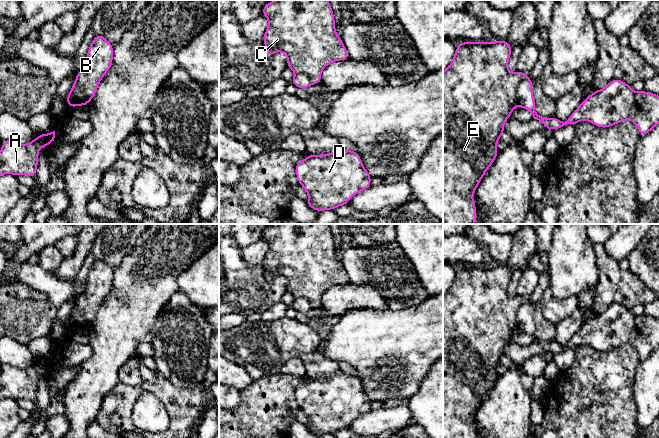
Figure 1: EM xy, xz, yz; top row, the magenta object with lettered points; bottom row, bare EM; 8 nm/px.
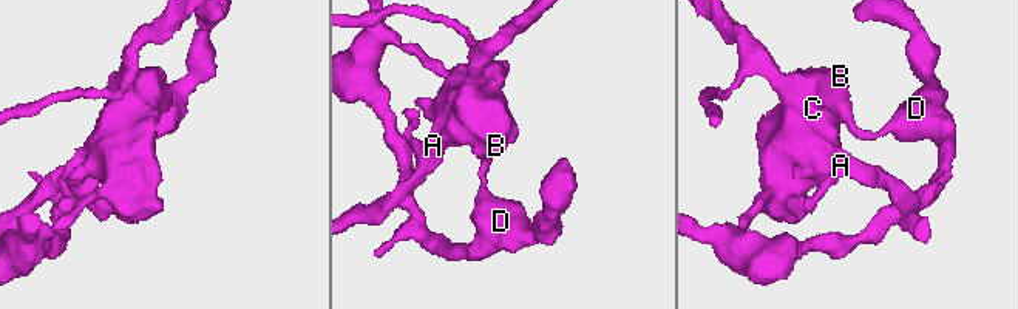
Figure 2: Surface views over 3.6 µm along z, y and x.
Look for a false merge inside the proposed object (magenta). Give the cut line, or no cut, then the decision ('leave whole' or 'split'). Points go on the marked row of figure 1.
xy (75, 79), (83, 93), (85, 105) | split

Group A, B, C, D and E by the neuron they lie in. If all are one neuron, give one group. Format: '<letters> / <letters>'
A B C E / D

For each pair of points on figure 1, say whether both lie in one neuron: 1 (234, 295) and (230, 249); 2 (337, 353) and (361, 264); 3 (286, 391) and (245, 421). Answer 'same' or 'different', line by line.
1: same
2: different
3: same

